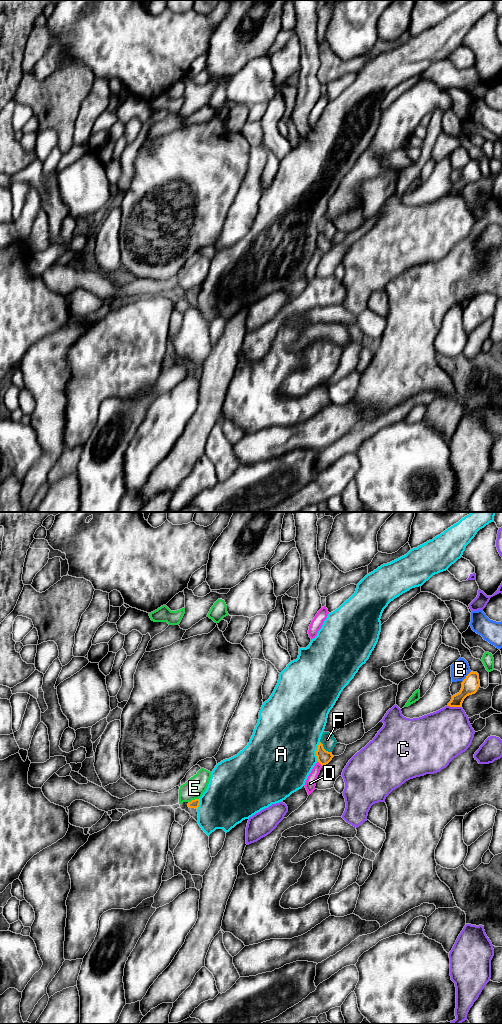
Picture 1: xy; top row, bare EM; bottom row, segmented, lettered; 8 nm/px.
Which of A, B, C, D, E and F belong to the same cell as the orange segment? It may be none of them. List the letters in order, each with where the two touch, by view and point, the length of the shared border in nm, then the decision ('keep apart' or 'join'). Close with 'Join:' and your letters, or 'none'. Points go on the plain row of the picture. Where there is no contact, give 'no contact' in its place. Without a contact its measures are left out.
A: contact xy (316, 240); length 160 nm; keep apart
B: contact xy (466, 164); length 110 nm; keep apart
C: contact xy (454, 194); length 120 nm; keep apart
D: contact xy (320, 251); length 50 nm; keep apart
E: contact xy (195, 287); length 100 nm; keep apart
F: contact xy (323, 236); length 130 nm; keep apart
Join: none

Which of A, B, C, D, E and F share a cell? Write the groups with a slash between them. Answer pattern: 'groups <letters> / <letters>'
groups A / B / C / D / E / F

